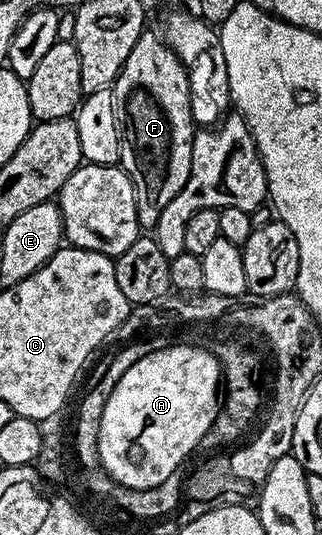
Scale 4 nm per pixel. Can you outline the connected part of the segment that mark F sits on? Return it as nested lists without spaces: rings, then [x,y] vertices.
[[[145,31],[131,48],[130,55],[111,86],[115,115],[121,130],[119,164],[137,188],[137,218],[145,231],[152,231],[157,226],[159,215],[163,215],[163,207],[167,207],[167,203],[171,203],[171,199],[175,199],[175,195],[183,191],[183,183],[187,183],[187,175],[191,175],[191,147],[195,124],[192,119],[188,79],[180,59],[162,38],[156,32],[153,34]]]

